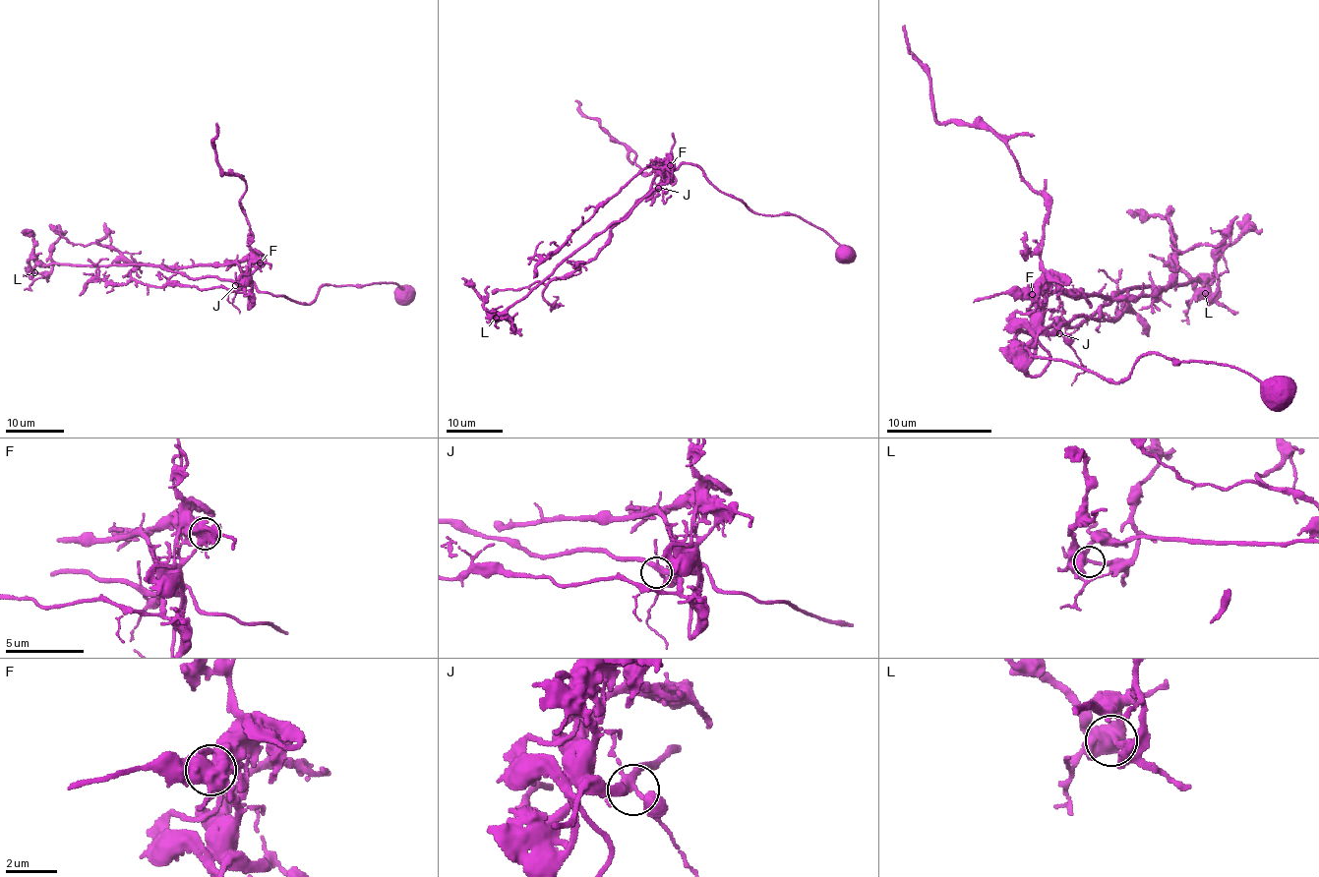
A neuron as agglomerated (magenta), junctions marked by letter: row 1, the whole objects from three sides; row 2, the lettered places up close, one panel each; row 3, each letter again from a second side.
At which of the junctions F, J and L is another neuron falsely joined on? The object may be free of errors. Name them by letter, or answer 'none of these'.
F

